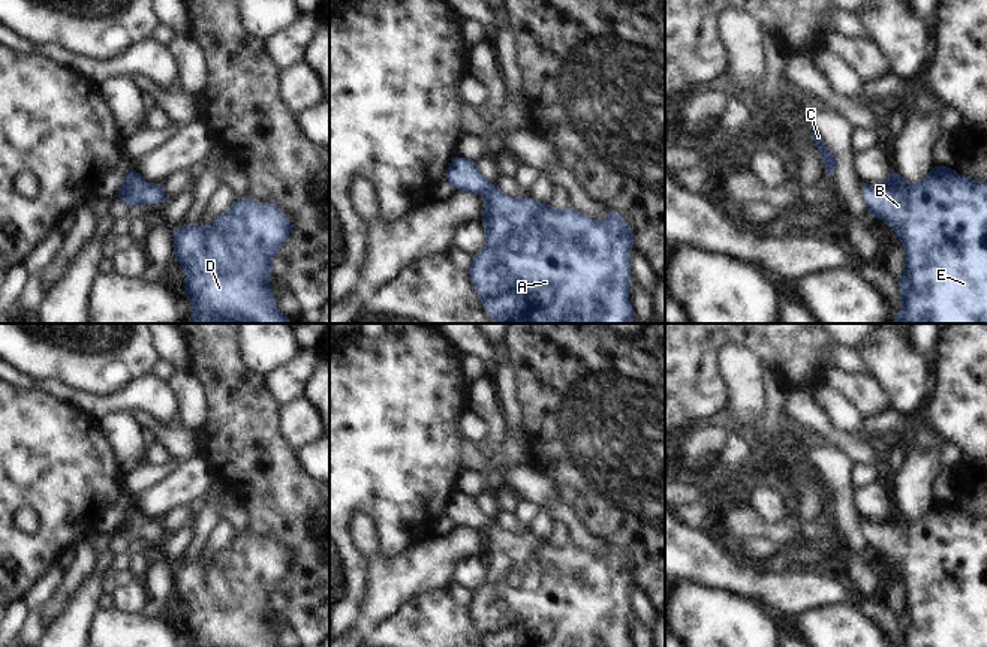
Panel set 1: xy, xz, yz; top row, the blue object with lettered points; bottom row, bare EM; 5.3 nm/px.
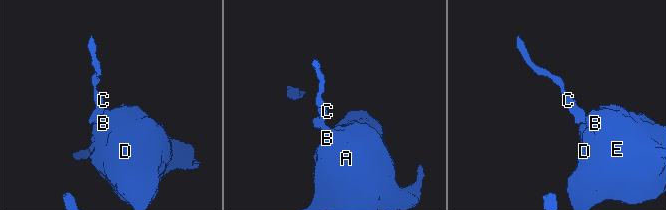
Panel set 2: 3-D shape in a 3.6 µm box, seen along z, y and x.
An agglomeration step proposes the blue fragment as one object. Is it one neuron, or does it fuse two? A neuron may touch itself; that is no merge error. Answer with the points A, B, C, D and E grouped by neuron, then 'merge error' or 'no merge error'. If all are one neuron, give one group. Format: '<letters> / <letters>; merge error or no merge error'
A B C D E; no merge error

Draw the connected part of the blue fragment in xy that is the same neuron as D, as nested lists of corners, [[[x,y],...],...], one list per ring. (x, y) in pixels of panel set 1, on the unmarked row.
[[[237,533],[232,542],[217,553],[207,565],[201,560],[180,560],[174,566],[174,589],[177,596],[186,604],[184,632],[193,640],[193,647],[279,647],[274,631],[267,623],[271,608],[271,593],[285,578],[292,566],[291,556],[276,539],[262,539],[244,533]]]

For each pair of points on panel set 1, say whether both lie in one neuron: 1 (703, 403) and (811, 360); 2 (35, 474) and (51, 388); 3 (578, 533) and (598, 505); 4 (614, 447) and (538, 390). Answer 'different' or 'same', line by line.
1: same
2: different
3: different
4: same

